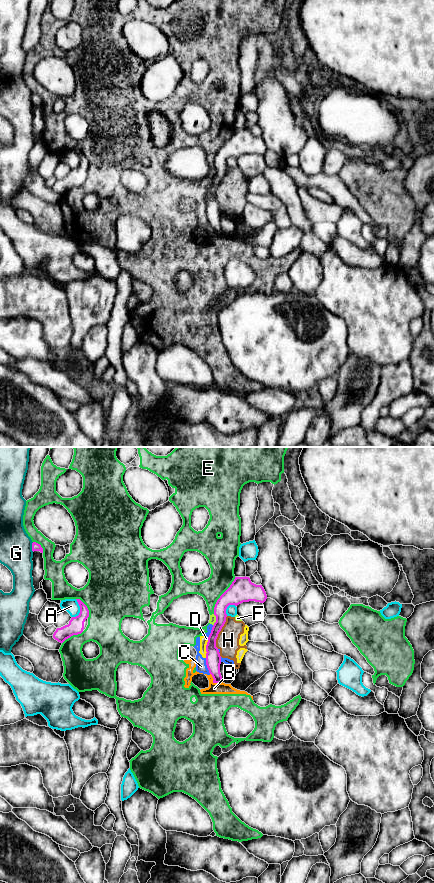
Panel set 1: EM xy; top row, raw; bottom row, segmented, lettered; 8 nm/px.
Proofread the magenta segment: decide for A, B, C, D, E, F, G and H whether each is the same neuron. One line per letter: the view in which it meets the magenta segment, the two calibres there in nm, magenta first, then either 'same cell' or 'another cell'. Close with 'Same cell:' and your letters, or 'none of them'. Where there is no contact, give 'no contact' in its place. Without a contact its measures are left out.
A: meets magenta in xy; 130 nm thick on the magenta side, 110 nm on the other; another cell
B: meets magenta in xy; 130 nm thick on the magenta side, 100 nm on the other; another cell
C: meets magenta in xy; 130 nm thick on the magenta side, 90 nm on the other; another cell
D: meets magenta in xy; 130 nm thick on the magenta side, 60 nm on the other; another cell
E: meets magenta in xy; 190 nm thick on the magenta side, 200 nm on the other; another cell
F: meets magenta in xy; 160 nm thick on the magenta side, 50 nm on the other; another cell
G: meets magenta in xy; 60 nm thick on the magenta side, 260 nm on the other; another cell
H: meets magenta in xy; 130 nm thick on the magenta side, 180 nm on the other; another cell
Same cell: none of them

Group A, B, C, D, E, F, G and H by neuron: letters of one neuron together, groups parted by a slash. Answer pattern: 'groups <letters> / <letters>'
groups A / B C D E F H / G

